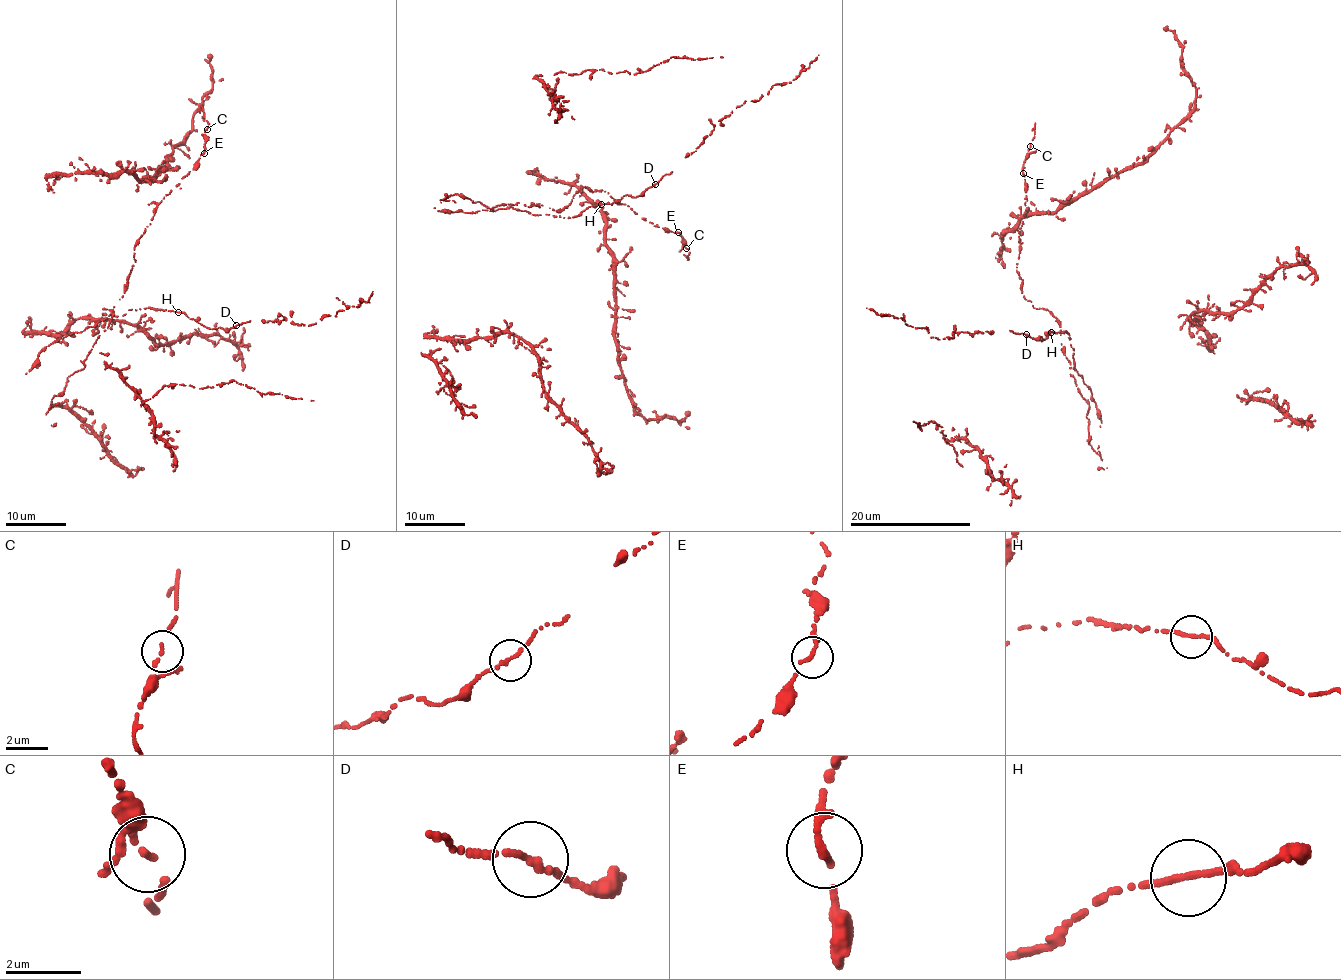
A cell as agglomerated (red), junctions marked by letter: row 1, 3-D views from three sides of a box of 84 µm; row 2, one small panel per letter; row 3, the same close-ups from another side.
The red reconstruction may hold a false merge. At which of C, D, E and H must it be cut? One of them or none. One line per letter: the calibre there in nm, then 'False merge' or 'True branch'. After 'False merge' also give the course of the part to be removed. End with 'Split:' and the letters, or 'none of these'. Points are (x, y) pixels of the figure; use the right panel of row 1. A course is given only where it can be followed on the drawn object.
C: Thickness 150 nm. True branch
D: Thickness 180 nm. True branch
E: Thickness 170 nm. True branch
H: Thickness 180 nm. True branch
Split: none of these

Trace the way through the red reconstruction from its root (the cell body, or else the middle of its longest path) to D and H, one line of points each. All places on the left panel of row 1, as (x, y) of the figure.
D: (114, 307), (110, 320), (109, 315), (124, 316), (128, 309), (152, 307), (182, 312), (212, 329), (236, 325)
H: (114, 307), (110, 320), (109, 315), (124, 316), (128, 309), (152, 307), (178, 312)

